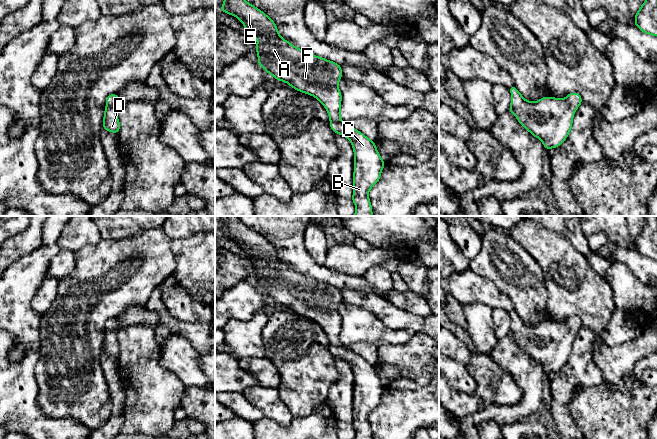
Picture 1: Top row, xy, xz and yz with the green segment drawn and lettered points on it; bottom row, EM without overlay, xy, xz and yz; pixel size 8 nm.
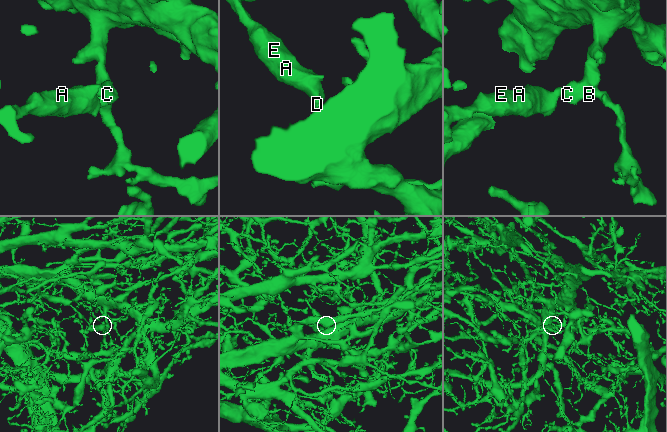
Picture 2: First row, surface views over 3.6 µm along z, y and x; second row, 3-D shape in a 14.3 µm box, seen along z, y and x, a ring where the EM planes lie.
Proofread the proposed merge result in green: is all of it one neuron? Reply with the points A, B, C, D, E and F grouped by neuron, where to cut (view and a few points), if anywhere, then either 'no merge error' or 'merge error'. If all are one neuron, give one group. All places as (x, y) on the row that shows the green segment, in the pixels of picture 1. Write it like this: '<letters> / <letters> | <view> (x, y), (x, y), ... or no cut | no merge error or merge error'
A B C D E F | no cut | no merge error

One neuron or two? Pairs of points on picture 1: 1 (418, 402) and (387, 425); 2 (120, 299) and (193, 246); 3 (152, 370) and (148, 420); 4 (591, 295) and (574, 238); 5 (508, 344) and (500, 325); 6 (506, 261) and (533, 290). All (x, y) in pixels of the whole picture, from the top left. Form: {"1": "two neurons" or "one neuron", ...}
{"1": "one neuron", "2": "two neurons", "3": "one neuron", "4": "two neurons", "5": "two neurons", "6": "one neuron"}

